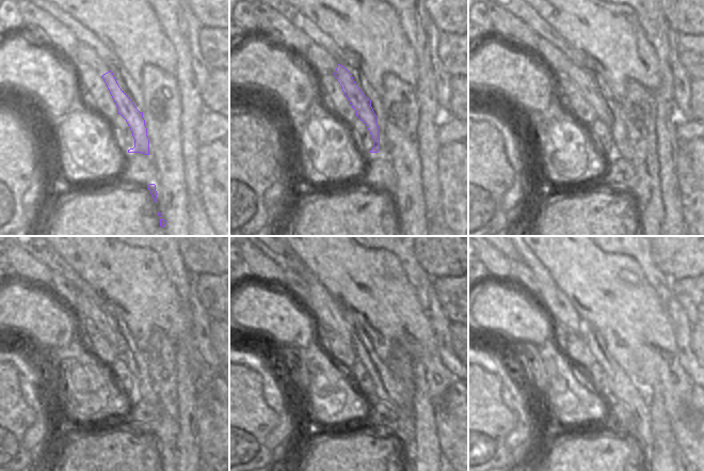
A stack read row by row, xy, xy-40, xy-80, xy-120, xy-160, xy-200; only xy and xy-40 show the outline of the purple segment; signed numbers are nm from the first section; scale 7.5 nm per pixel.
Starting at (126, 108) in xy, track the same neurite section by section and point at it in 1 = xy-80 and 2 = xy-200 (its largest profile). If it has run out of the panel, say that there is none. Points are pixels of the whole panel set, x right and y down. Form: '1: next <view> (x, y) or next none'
1: next xy-80 (579, 77)
2: next xy-200 (557, 305)

